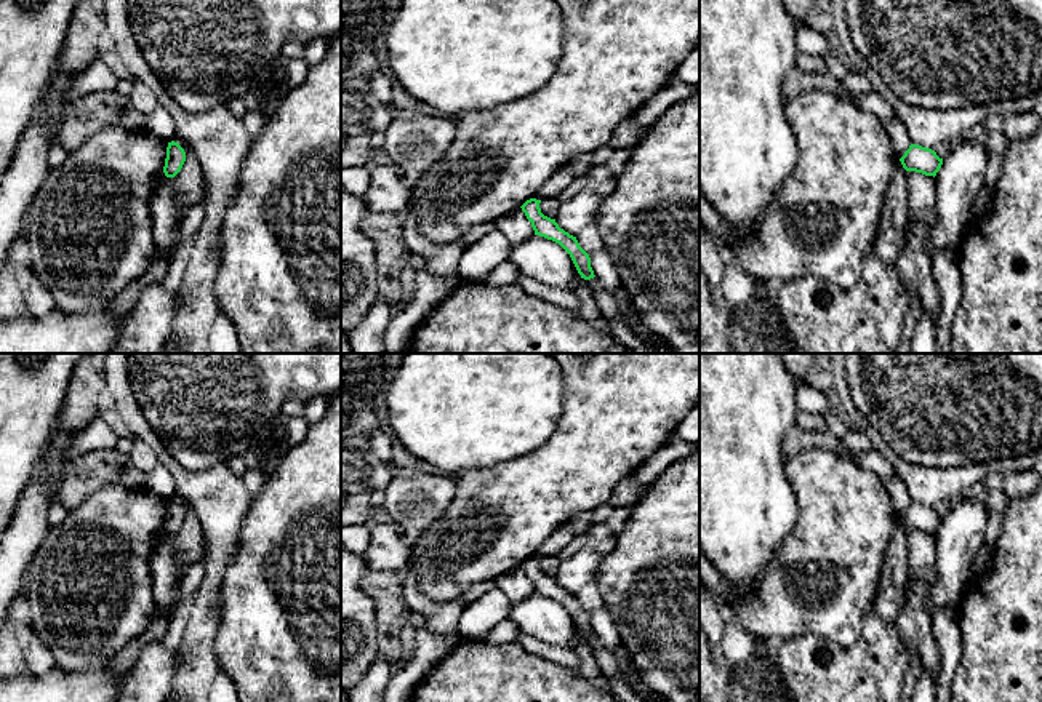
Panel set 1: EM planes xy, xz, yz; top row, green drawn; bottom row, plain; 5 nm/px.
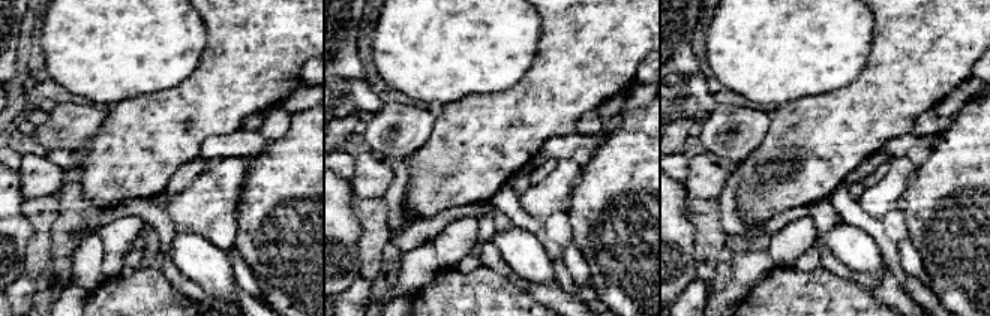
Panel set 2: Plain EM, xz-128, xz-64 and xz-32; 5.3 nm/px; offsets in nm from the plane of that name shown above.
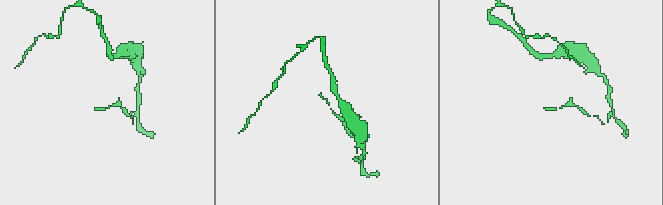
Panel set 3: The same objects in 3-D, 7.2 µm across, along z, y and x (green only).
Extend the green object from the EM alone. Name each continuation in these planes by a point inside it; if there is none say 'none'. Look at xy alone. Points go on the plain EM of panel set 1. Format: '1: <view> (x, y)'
none

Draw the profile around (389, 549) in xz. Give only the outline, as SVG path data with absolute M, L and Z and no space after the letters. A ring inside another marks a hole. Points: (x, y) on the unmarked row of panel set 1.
M394 523L370 525L370 547L363 553L368 569L402 574L410 563L411 539Z

